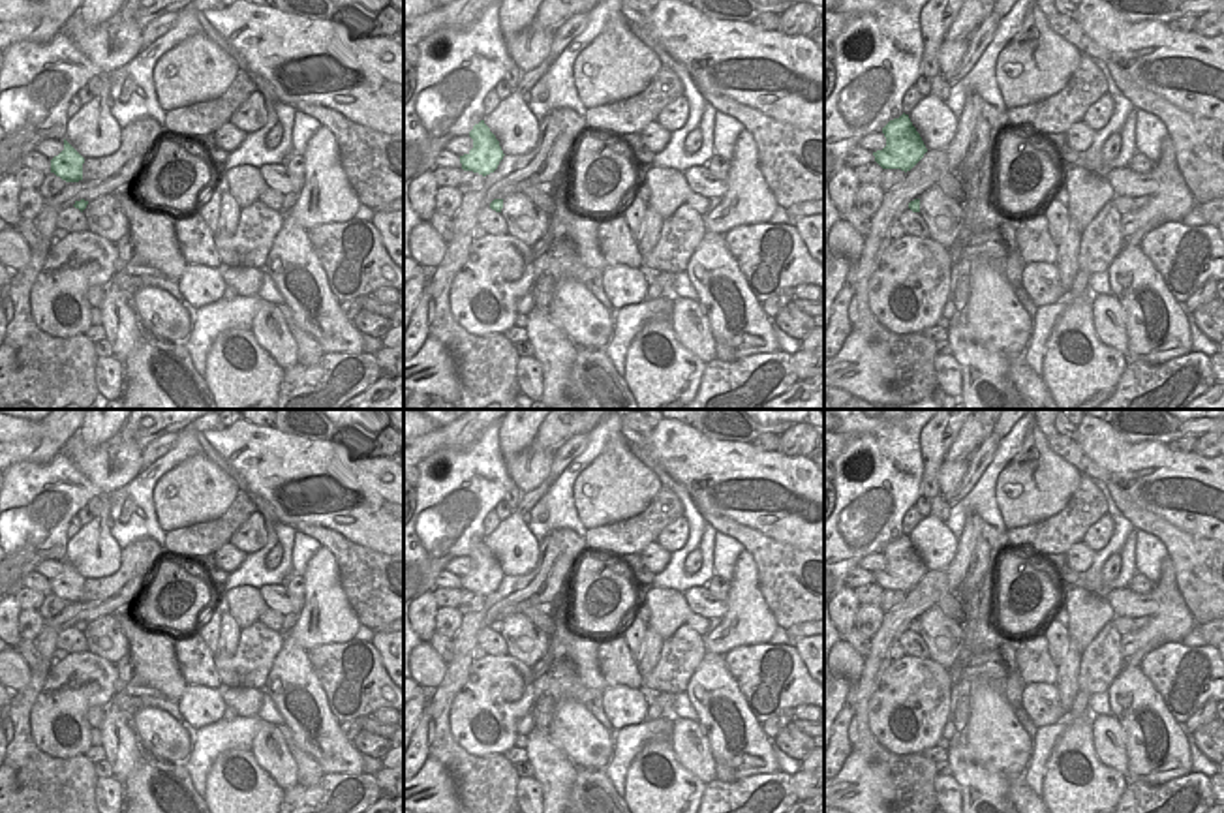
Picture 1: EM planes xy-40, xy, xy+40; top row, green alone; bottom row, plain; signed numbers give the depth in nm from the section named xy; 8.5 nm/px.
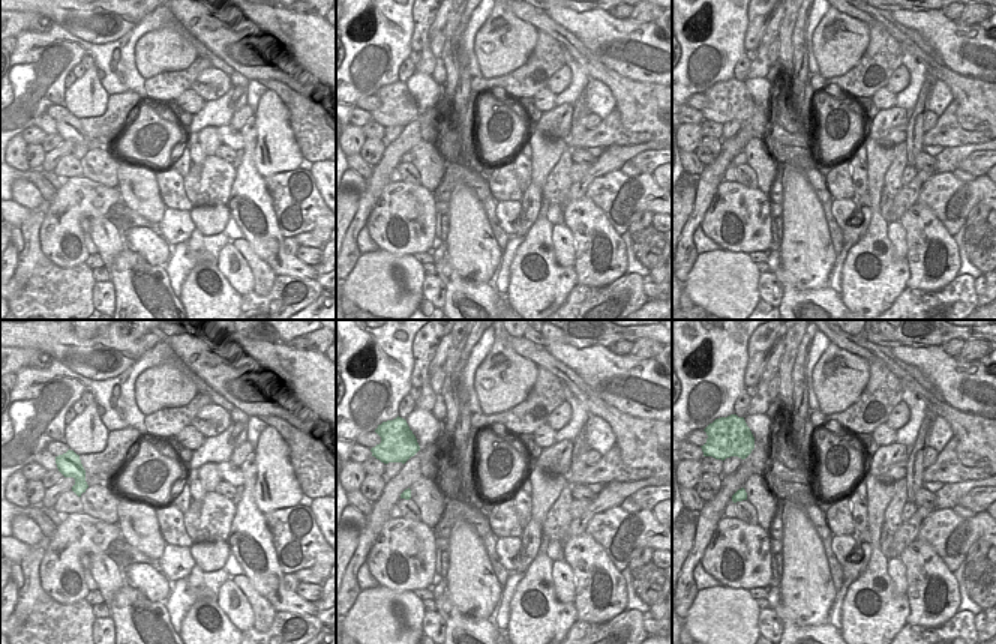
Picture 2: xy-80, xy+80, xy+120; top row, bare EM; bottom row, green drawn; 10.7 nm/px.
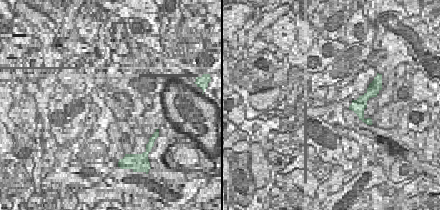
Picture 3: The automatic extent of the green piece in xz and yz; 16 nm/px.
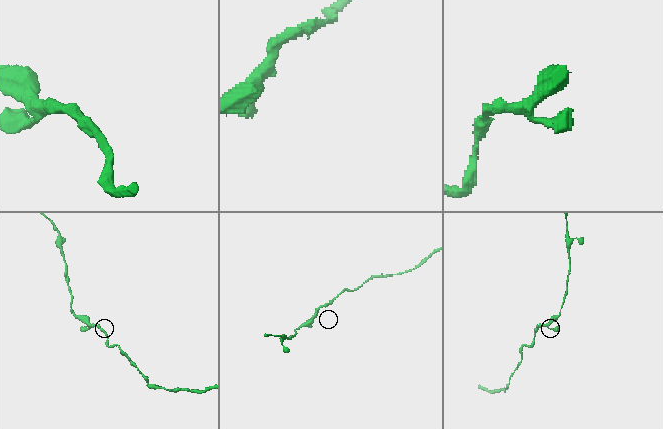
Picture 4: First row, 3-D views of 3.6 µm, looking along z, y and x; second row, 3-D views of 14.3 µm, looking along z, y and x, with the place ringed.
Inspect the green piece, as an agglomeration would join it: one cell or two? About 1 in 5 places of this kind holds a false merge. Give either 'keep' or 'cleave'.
keep

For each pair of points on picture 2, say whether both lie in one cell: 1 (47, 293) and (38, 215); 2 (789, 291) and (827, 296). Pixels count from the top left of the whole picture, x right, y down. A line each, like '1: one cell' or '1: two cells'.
1: one cell
2: one cell

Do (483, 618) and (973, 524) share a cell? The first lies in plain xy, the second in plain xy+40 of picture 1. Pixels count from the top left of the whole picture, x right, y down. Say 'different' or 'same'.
same

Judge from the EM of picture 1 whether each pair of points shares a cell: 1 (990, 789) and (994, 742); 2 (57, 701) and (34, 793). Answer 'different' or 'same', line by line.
1: different
2: different

